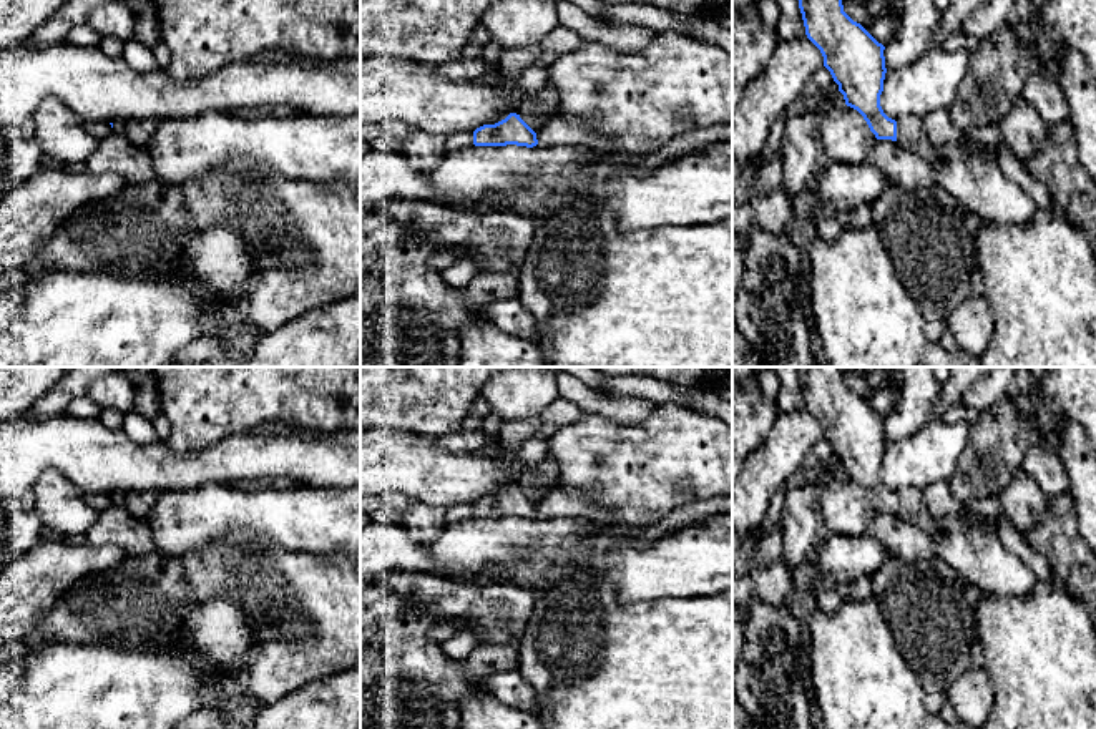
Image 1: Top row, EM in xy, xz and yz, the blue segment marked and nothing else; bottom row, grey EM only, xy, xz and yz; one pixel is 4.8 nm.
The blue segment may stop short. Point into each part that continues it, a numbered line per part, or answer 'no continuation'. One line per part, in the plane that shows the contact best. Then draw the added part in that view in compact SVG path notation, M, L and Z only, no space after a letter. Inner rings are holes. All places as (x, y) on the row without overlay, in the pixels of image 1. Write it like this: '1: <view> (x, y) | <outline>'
1: yz (910, 505) | M905 487L895 493L897 515L910 523L918 525L930 535L930 538L933 538L938 533L938 526L935 516L930 513L928 506L923 501L923 492L915 487Z

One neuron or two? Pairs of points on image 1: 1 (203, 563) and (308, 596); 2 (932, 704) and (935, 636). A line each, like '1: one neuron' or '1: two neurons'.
1: one neuron
2: one neuron

